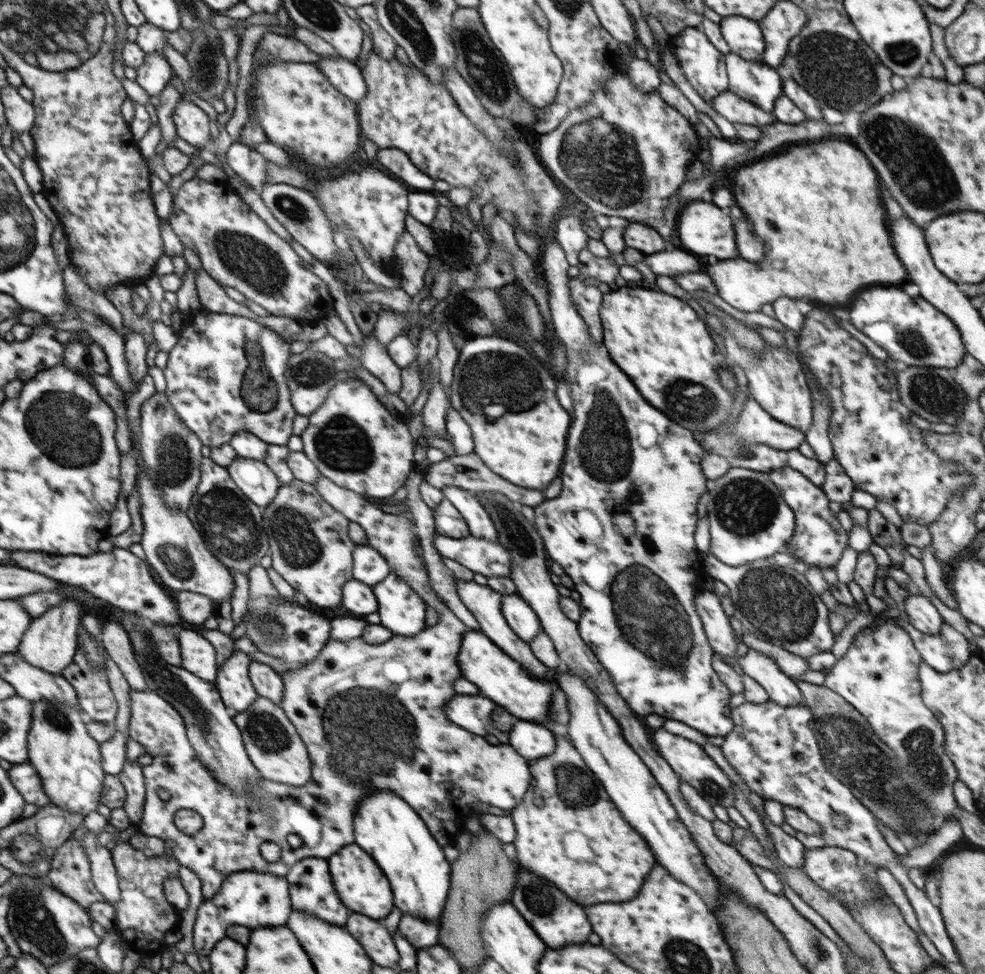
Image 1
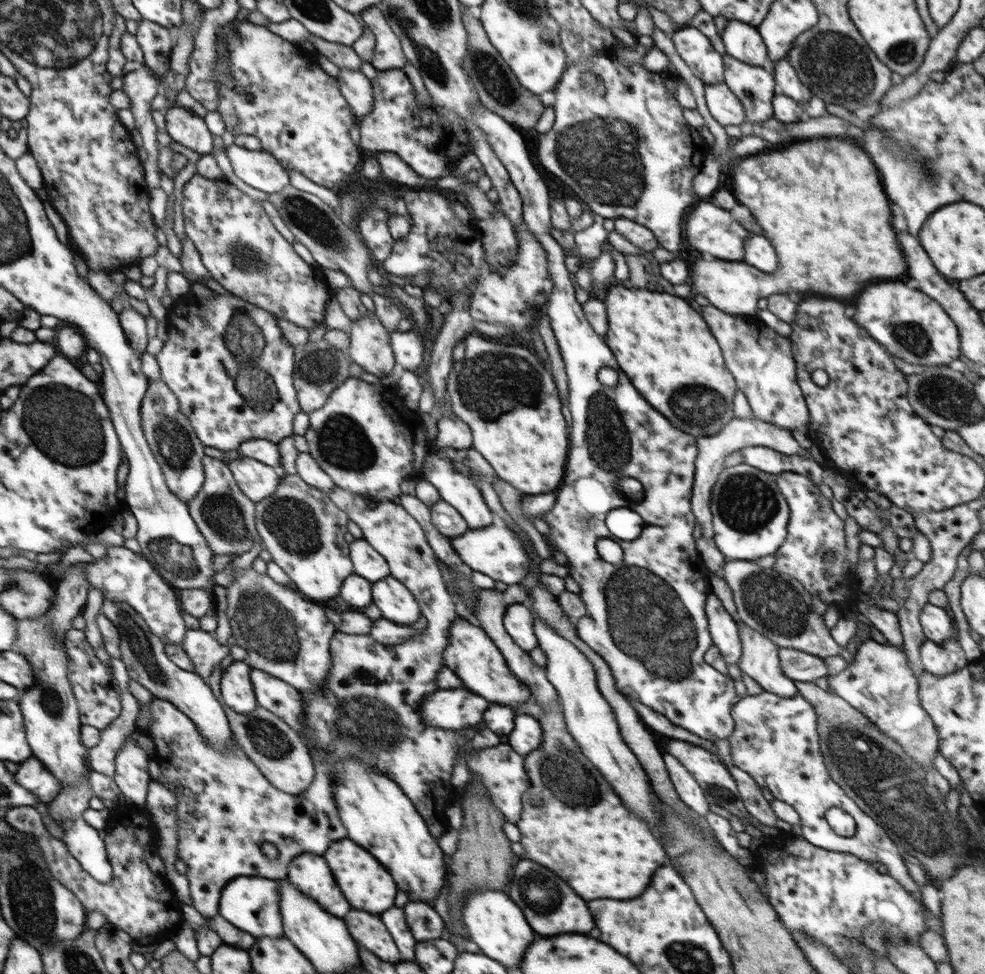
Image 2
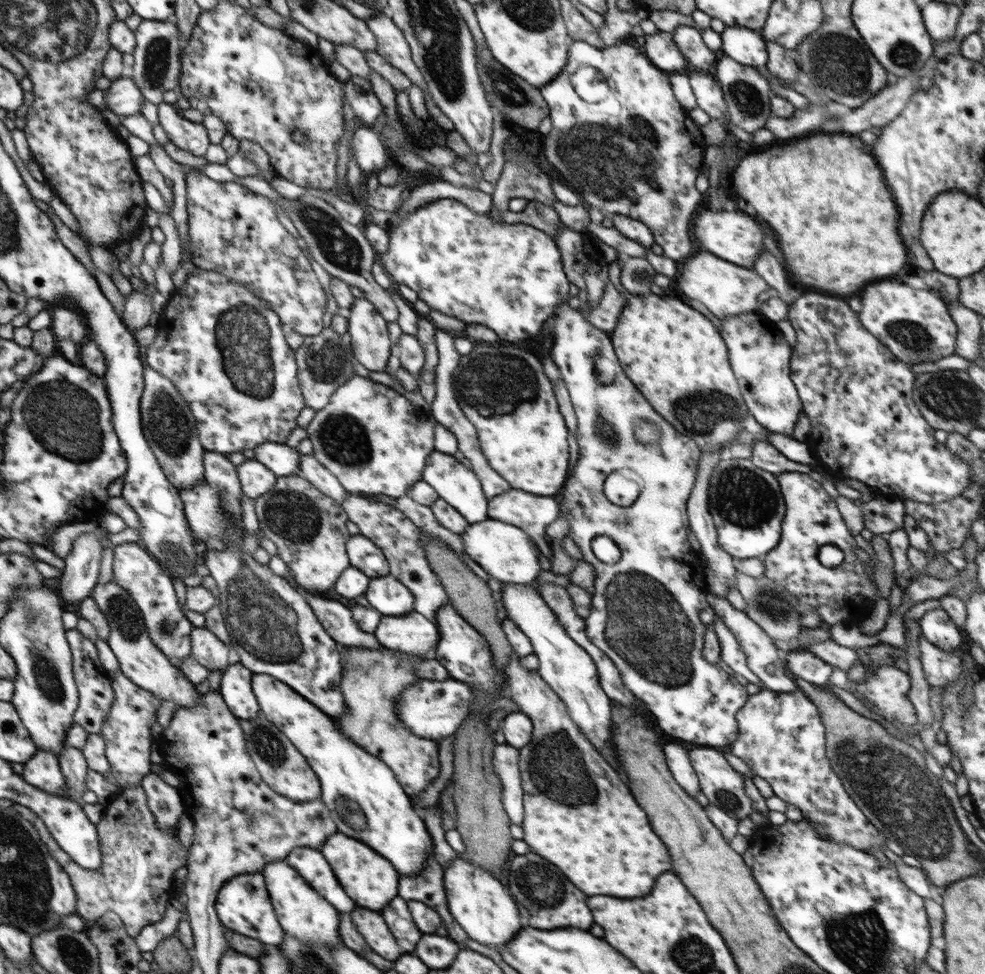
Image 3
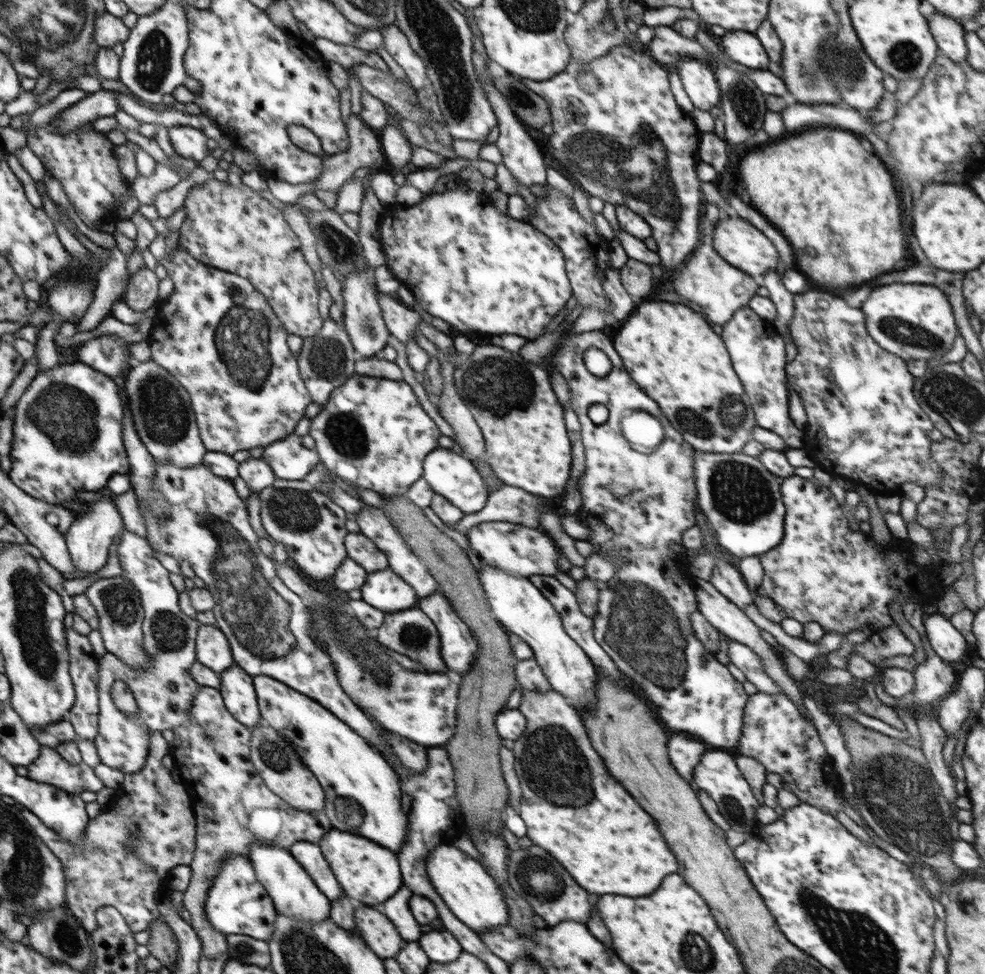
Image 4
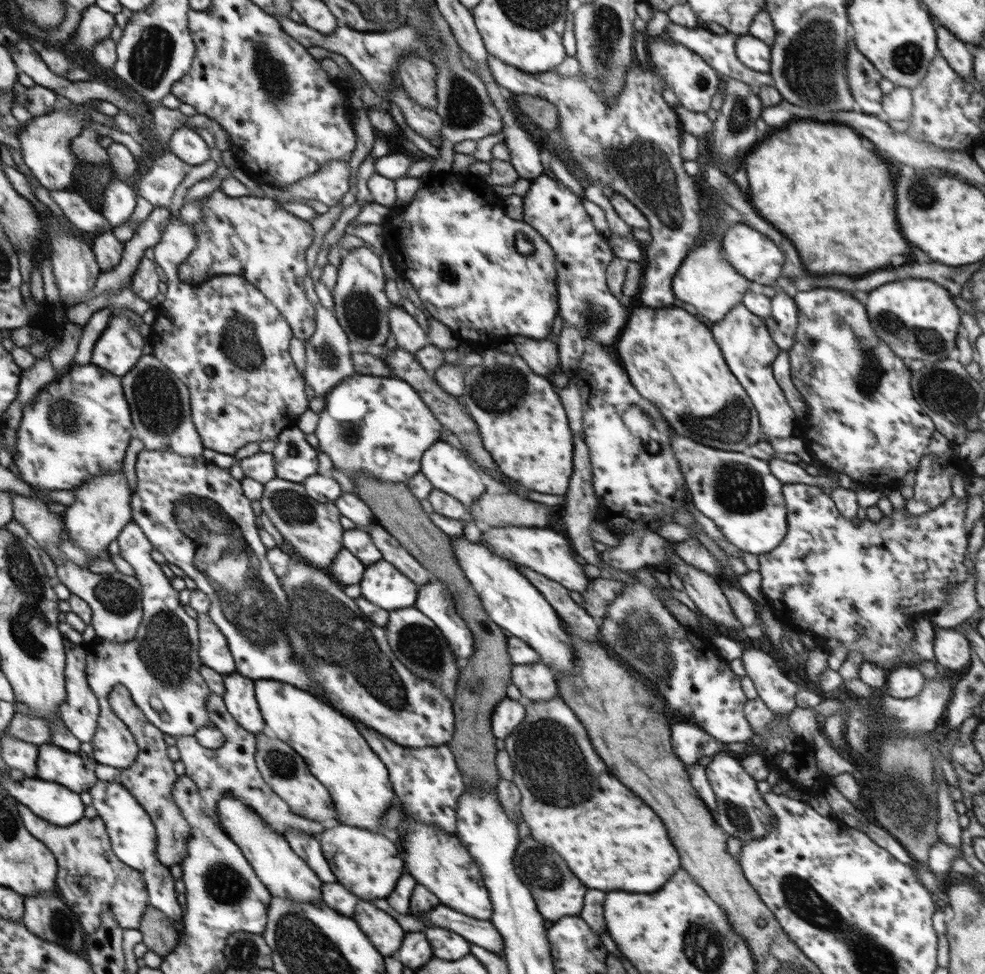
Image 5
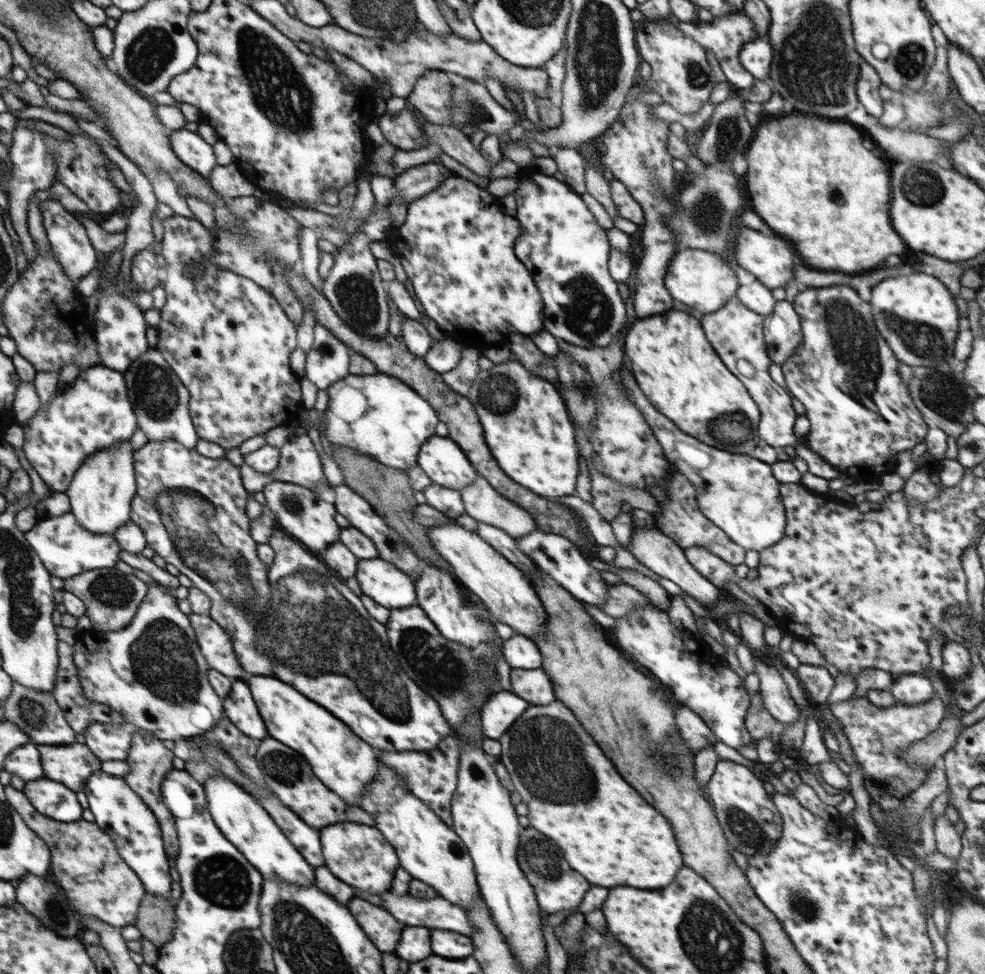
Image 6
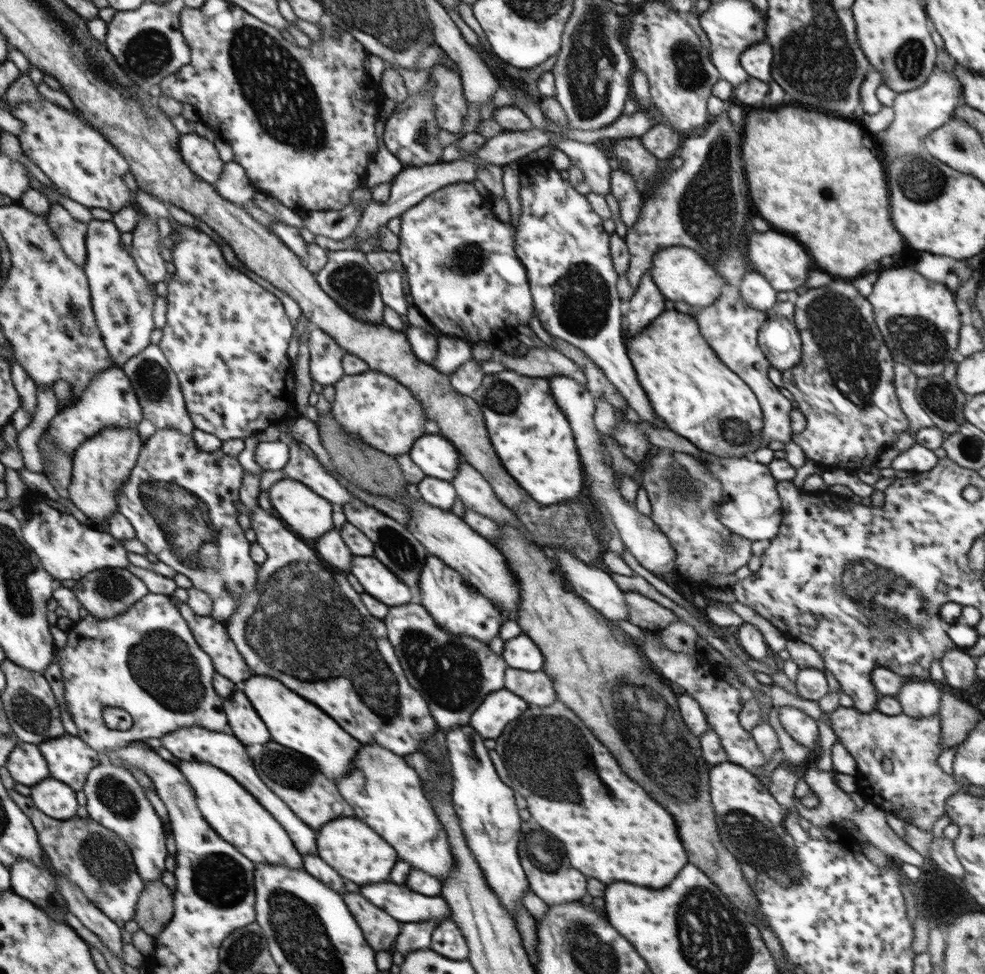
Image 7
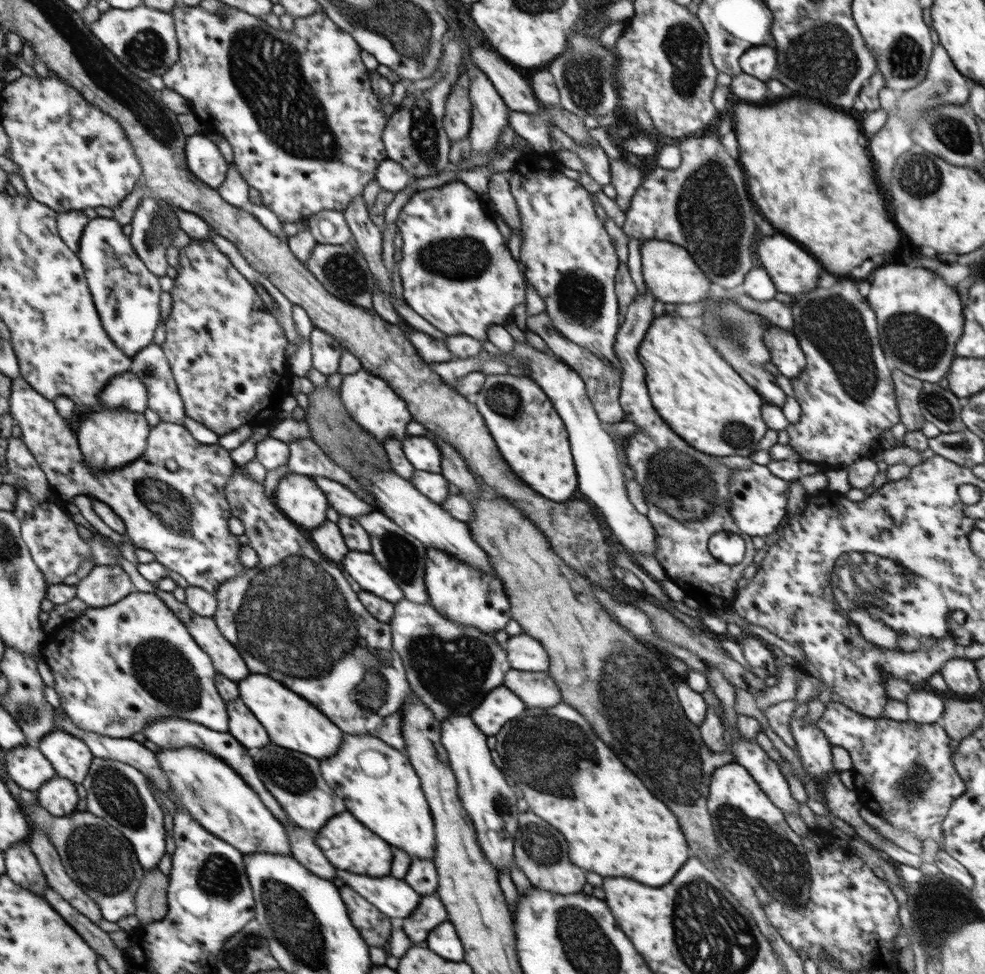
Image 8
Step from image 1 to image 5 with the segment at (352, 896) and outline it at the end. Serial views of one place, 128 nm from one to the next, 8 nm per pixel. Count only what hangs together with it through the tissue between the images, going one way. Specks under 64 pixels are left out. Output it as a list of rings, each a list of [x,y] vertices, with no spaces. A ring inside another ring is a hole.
[[[342,823],[332,830],[323,831],[317,837],[338,882],[344,884],[358,898],[364,900],[386,898],[394,890],[398,878],[404,873],[402,866],[405,862],[402,854],[388,833],[374,833],[366,829],[354,828],[352,825],[344,826]]]

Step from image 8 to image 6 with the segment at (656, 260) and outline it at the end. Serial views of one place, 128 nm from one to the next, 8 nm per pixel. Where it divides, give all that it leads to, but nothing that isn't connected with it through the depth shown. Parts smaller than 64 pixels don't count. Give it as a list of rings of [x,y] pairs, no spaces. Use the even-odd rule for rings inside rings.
[[[685,249],[678,250],[672,257],[669,268],[666,269],[664,285],[674,300],[680,300],[682,304],[695,308],[702,314],[710,314],[720,310],[737,293],[740,278],[721,256],[700,249]]]

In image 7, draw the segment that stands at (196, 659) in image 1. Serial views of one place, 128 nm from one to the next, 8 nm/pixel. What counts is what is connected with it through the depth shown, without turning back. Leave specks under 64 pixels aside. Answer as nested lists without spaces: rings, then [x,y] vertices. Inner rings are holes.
[[[186,603],[175,604],[184,617],[200,649],[210,656],[214,669],[231,682],[242,685],[254,674],[238,654],[232,637],[220,621],[200,616]]]

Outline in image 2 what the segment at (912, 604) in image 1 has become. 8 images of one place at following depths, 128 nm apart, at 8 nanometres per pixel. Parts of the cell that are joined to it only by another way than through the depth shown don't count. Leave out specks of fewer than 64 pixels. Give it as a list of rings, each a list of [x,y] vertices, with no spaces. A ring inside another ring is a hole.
[[[930,603],[925,604],[920,611],[919,621],[925,637],[936,644],[942,644],[952,637],[957,637],[952,618],[946,613],[945,609],[939,606]]]

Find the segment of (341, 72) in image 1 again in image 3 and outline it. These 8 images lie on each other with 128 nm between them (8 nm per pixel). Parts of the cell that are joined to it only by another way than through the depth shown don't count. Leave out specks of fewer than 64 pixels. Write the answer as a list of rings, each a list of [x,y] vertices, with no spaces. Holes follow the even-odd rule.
[[[352,76],[343,83],[343,94],[348,114],[356,118],[360,125],[375,123],[382,114],[383,106],[370,80]]]

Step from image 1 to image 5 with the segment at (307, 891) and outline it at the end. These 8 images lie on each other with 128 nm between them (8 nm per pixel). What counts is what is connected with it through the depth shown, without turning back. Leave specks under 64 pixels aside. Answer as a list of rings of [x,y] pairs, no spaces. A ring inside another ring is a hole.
[[[286,829],[285,839],[291,849],[316,873],[322,882],[336,882],[336,876],[332,874],[317,836],[302,833],[294,829]]]

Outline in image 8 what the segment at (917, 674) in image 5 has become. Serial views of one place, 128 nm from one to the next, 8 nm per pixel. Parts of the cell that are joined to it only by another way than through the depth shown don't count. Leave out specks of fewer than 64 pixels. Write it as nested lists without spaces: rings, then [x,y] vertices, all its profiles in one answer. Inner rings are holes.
[[[919,685],[906,698],[906,705],[909,719],[920,725],[940,723],[945,708],[940,696],[936,696],[934,691],[922,689]]]

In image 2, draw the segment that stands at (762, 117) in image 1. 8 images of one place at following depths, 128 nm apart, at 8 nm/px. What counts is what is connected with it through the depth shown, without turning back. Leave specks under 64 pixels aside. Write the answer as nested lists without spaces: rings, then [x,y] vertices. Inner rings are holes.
[[[724,82],[706,84],[705,101],[709,113],[722,126],[739,126],[746,121],[743,104]]]

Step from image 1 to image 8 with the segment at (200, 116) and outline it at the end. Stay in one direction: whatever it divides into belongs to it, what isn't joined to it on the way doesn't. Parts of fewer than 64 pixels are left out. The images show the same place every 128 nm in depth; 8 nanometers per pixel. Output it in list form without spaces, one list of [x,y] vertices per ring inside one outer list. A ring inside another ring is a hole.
[[[206,132],[189,136],[186,156],[190,170],[210,188],[217,189],[224,182],[228,162],[222,158],[216,144],[206,138]]]

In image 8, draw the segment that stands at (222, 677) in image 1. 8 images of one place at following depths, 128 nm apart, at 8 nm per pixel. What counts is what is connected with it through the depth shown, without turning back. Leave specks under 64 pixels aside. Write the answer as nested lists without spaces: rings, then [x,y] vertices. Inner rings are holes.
[[[240,698],[228,702],[230,728],[229,733],[249,751],[268,745],[270,738],[264,726],[254,718],[254,714],[244,706]]]

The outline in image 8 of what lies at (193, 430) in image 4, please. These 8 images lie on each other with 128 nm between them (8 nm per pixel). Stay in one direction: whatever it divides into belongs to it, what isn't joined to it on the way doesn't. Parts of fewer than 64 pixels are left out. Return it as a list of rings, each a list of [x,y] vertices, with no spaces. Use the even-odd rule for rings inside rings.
[[[150,344],[138,352],[133,357],[131,370],[148,388],[150,410],[154,410],[162,422],[185,424],[185,401],[161,346]]]

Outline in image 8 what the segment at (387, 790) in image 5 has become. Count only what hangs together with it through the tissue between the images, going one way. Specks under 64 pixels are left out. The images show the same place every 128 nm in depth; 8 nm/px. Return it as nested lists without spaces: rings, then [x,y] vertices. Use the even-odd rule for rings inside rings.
[[[256,673],[249,674],[246,680],[238,683],[238,687],[240,700],[262,722],[262,726],[266,728],[266,732],[270,734],[274,744],[306,754],[318,761],[330,759],[338,753],[343,741],[342,730],[336,724],[332,724],[330,720],[326,720],[326,716],[318,708],[314,708],[310,702],[302,700],[302,696],[296,696],[284,684]]]

